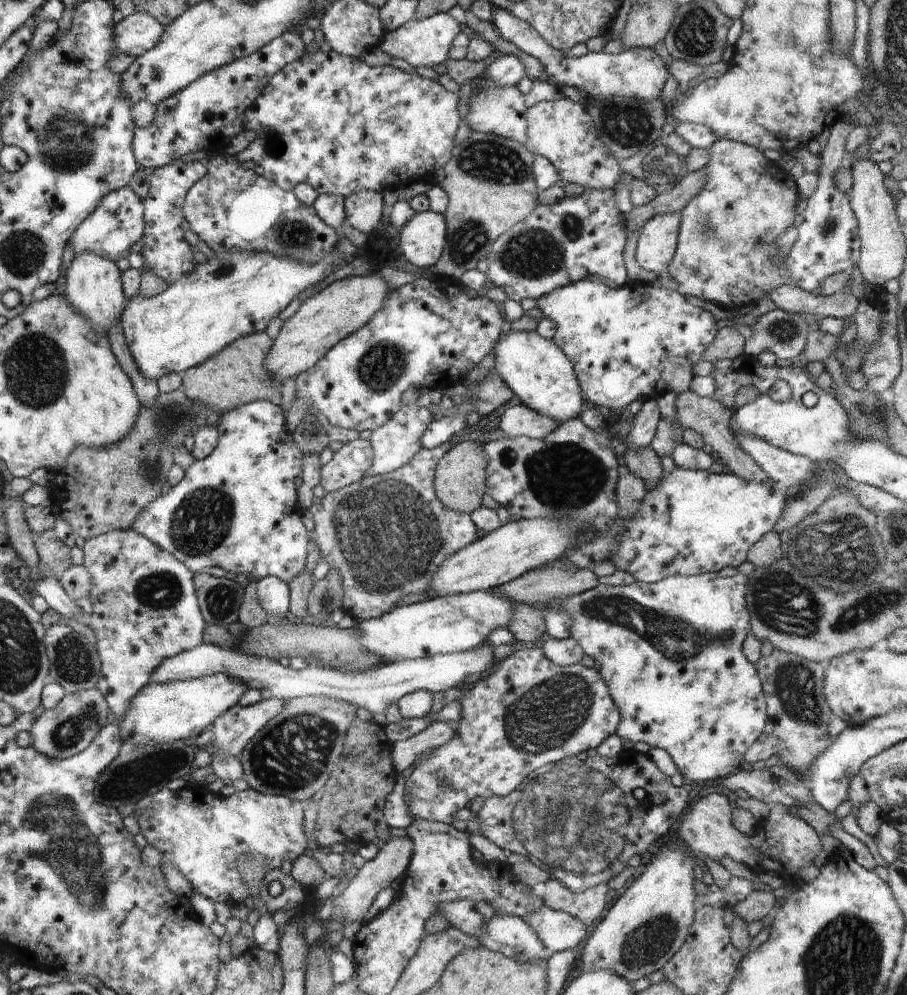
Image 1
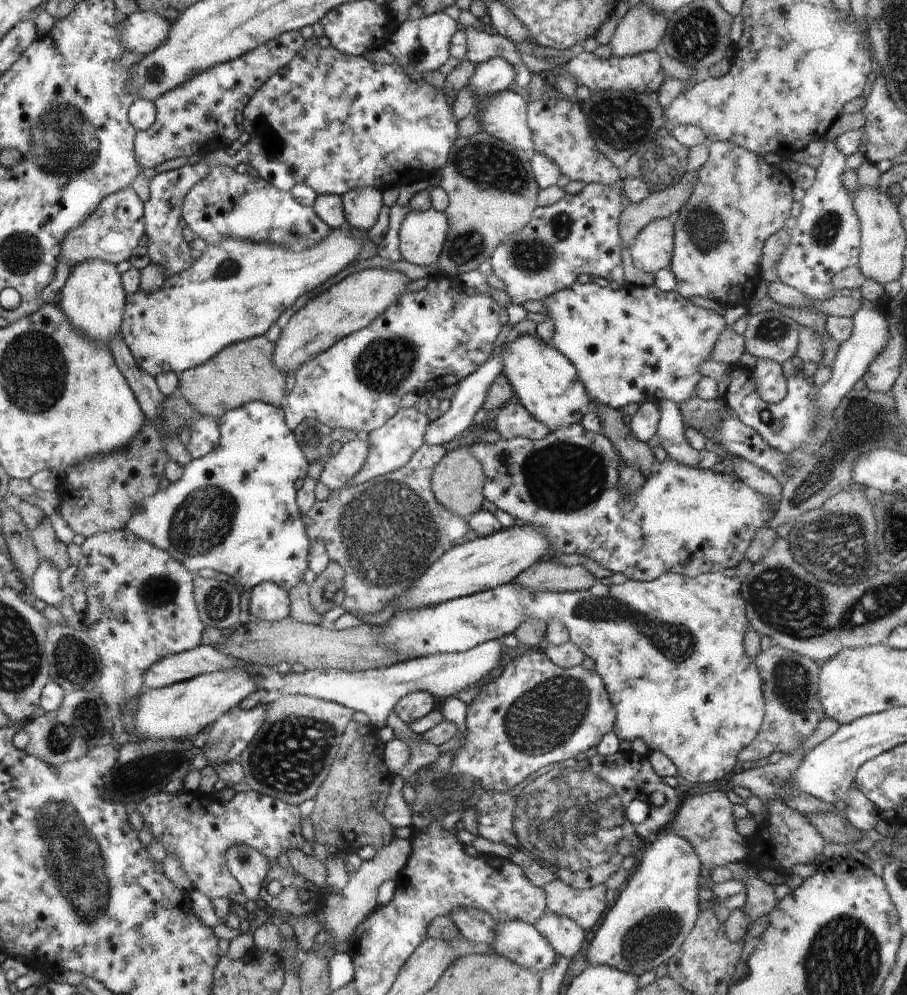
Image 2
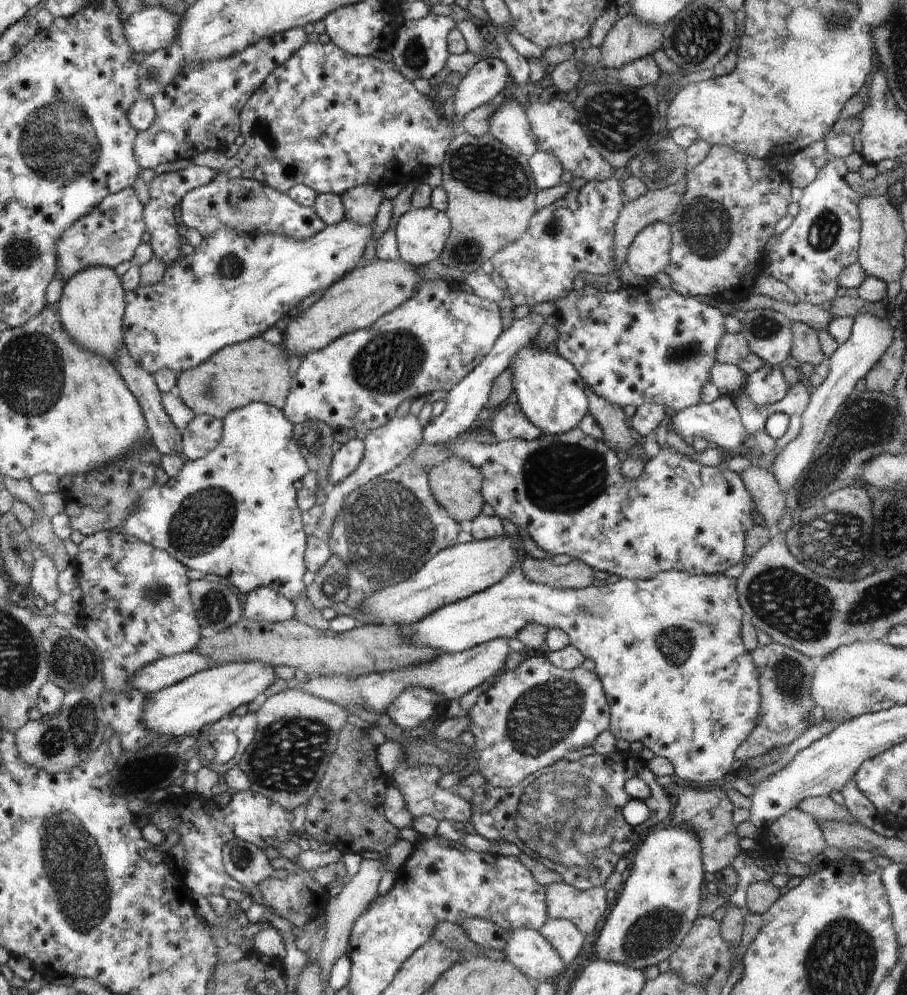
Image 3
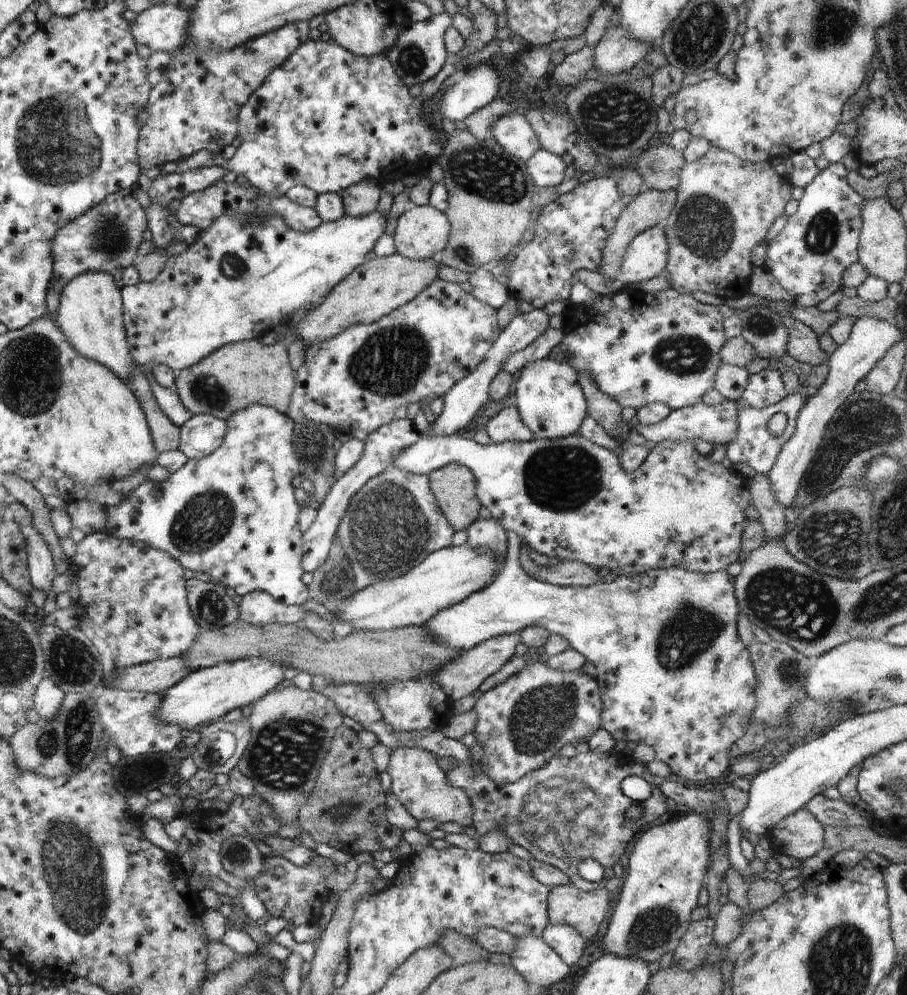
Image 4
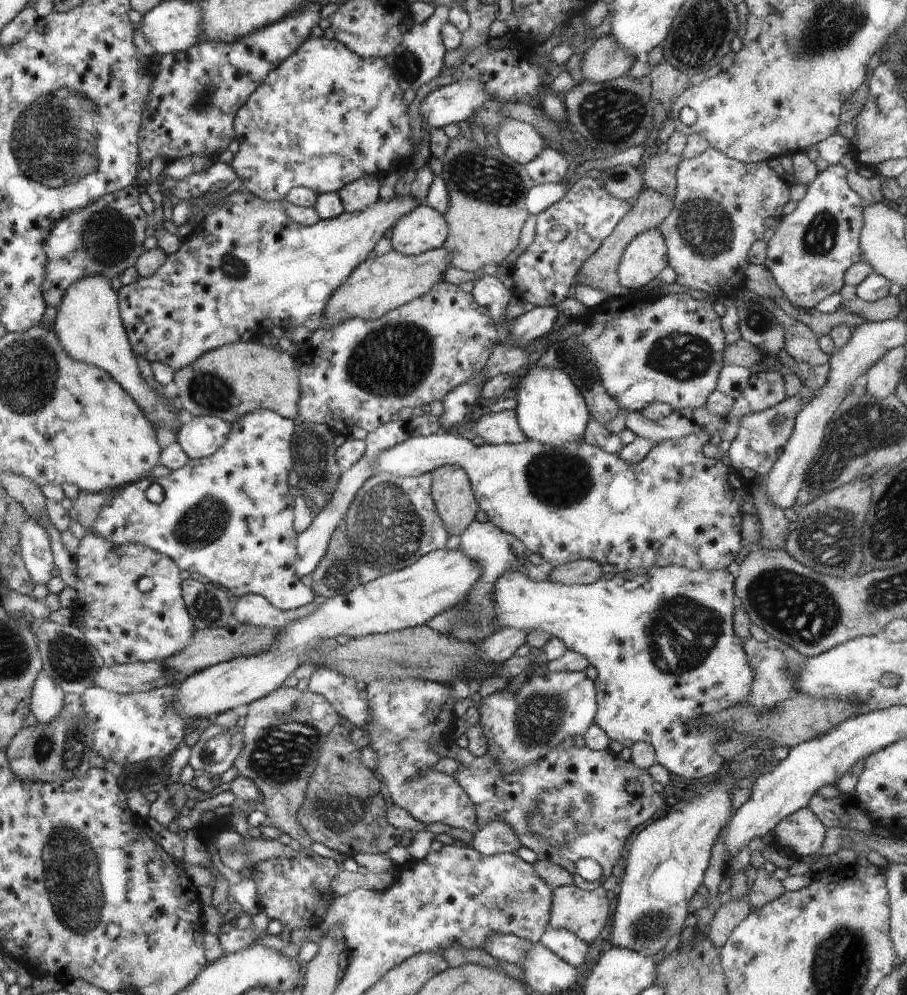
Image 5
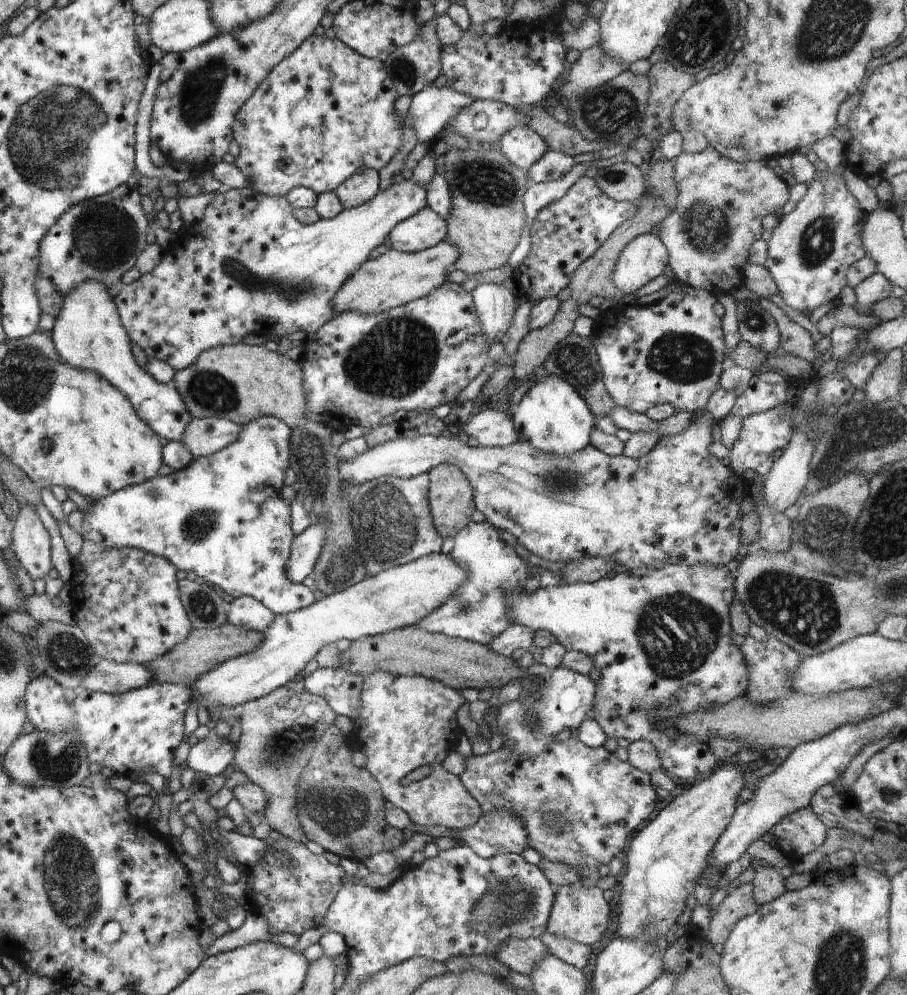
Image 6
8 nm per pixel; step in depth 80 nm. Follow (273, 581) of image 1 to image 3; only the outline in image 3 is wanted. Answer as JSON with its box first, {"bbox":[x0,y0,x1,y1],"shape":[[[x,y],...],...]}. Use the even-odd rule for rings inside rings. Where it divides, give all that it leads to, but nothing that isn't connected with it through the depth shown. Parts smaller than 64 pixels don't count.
{"bbox":[244,587,295,622],"shape":[[[258,587],[246,595],[244,617],[253,621],[284,622],[295,618],[293,602],[270,587]]]}

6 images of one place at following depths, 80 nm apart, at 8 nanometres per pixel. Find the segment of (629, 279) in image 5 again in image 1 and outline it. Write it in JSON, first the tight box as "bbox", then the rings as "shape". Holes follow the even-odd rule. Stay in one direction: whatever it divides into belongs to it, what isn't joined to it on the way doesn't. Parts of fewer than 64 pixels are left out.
{"bbox":[636,213,681,275],"shape":[[[662,213],[641,226],[636,248],[637,264],[657,275],[665,272],[674,256],[681,215]]]}

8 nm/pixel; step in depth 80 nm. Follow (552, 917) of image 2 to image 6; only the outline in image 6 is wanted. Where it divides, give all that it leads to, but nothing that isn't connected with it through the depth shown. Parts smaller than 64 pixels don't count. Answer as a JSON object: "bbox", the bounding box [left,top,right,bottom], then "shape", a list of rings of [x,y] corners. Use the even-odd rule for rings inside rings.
{"bbox":[542,933,594,971],"shape":[[[545,933],[542,942],[548,946],[550,953],[565,964],[574,966],[574,968],[582,971],[594,956],[590,945],[578,944],[574,940],[568,938],[560,938],[560,936],[552,936]]]}

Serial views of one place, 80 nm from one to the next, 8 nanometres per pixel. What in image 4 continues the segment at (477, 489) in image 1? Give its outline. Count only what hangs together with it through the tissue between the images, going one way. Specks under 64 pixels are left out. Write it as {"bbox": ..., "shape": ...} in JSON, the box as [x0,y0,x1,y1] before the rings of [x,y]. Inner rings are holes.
{"bbox":[428,463,481,532],"shape":[[[448,463],[434,469],[428,478],[440,510],[455,532],[466,530],[480,516],[481,507],[472,471],[464,465]]]}

